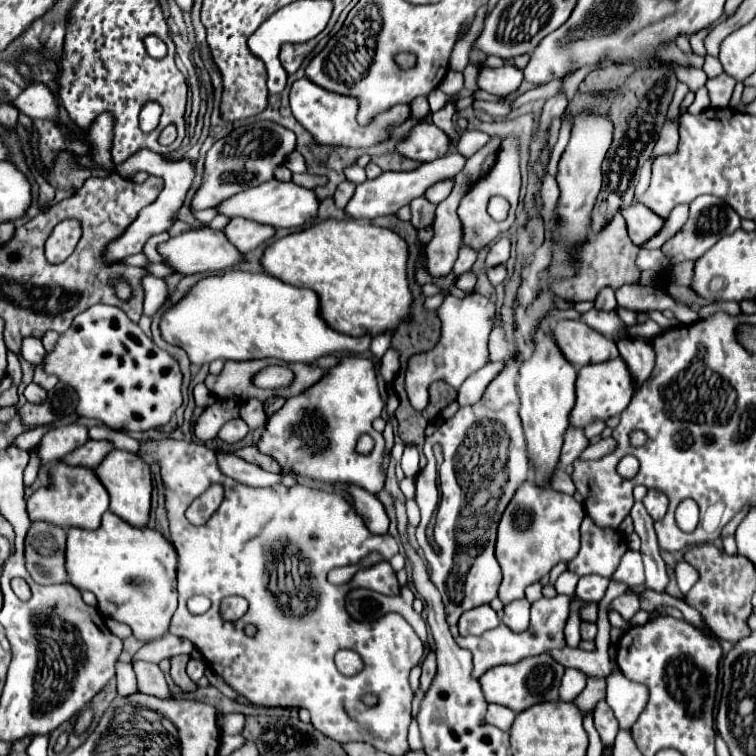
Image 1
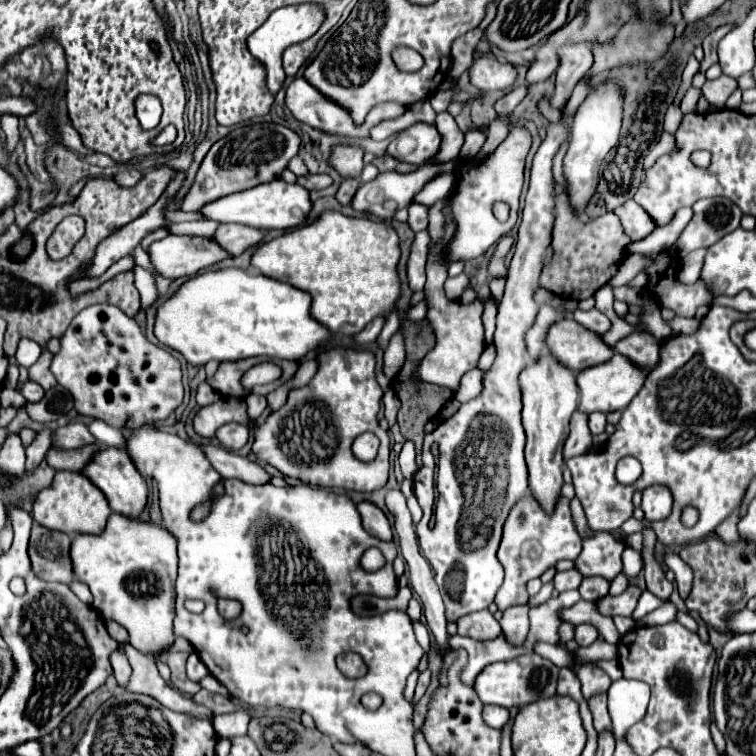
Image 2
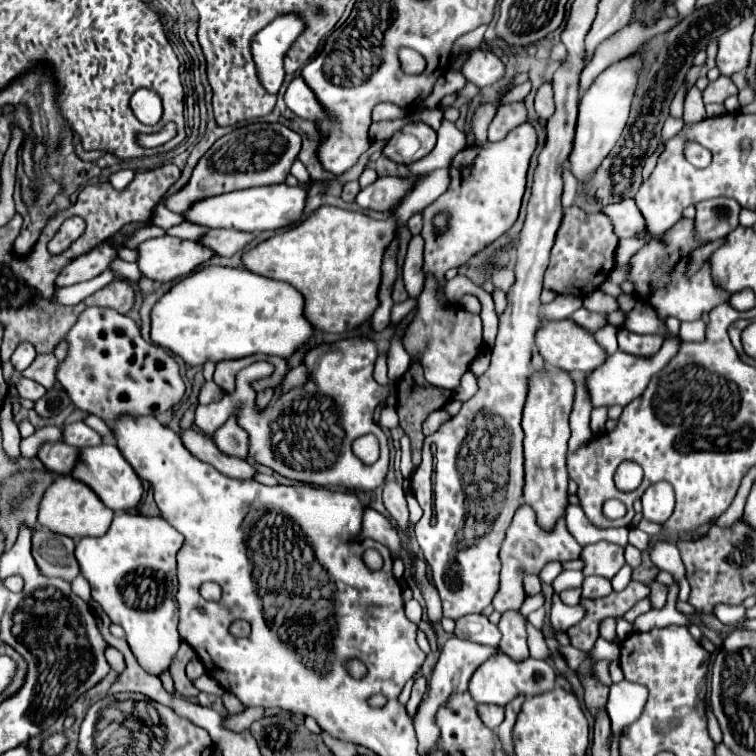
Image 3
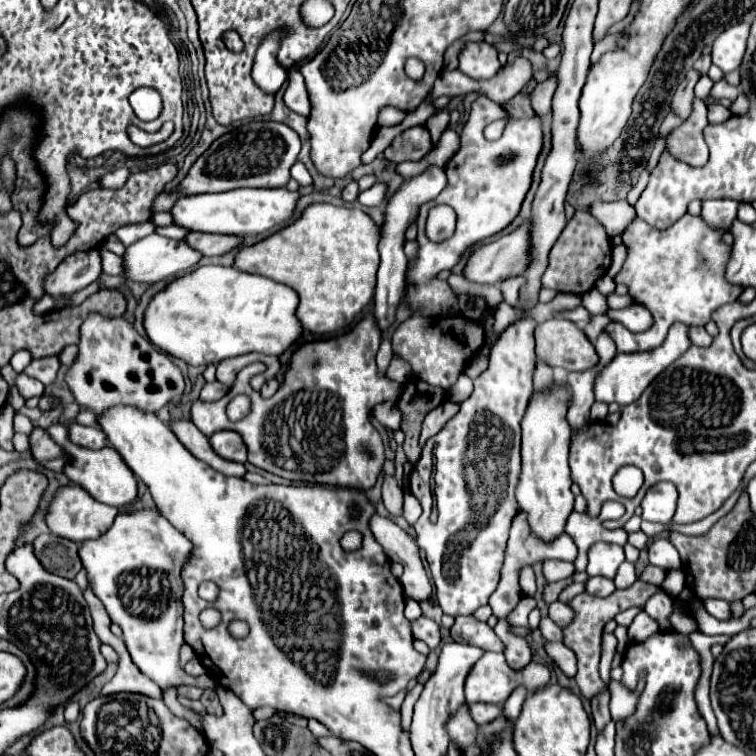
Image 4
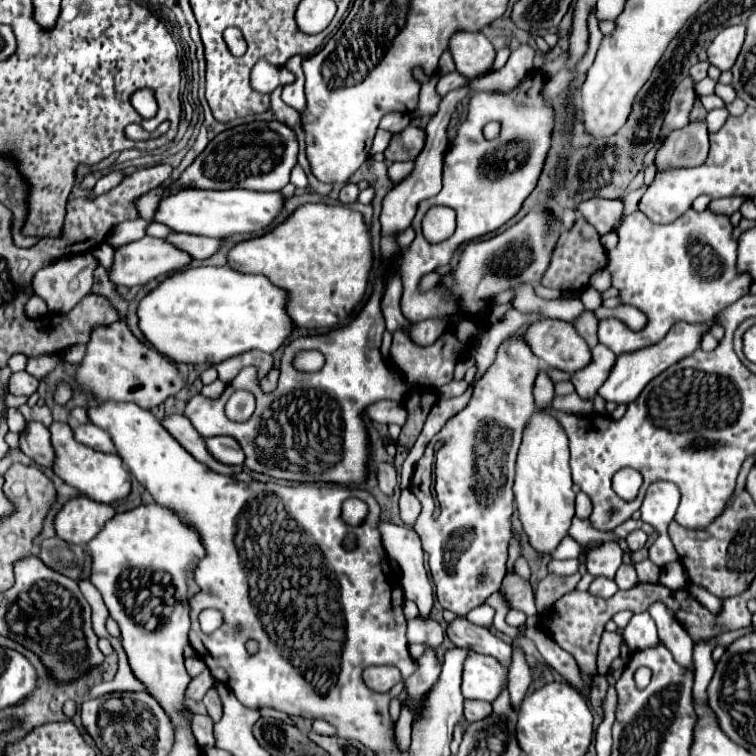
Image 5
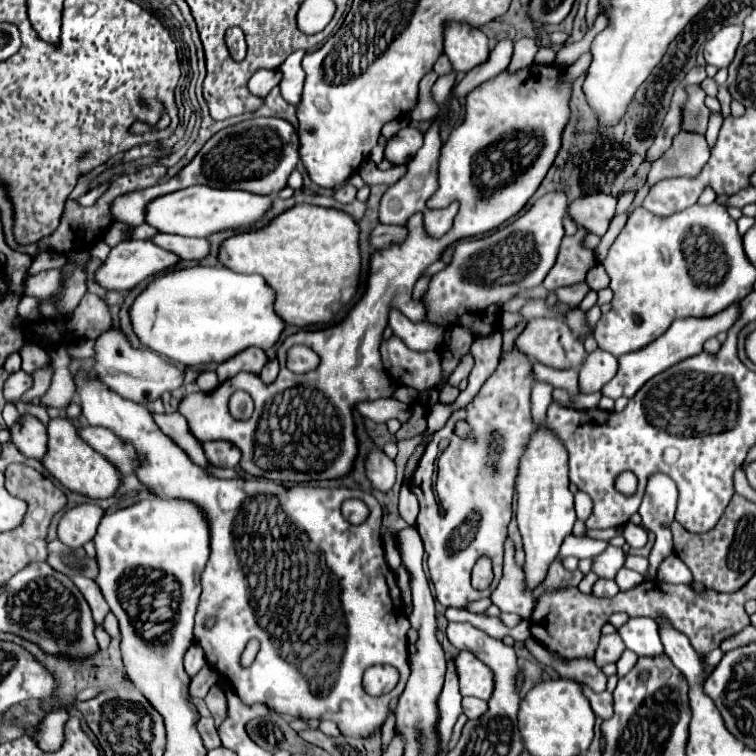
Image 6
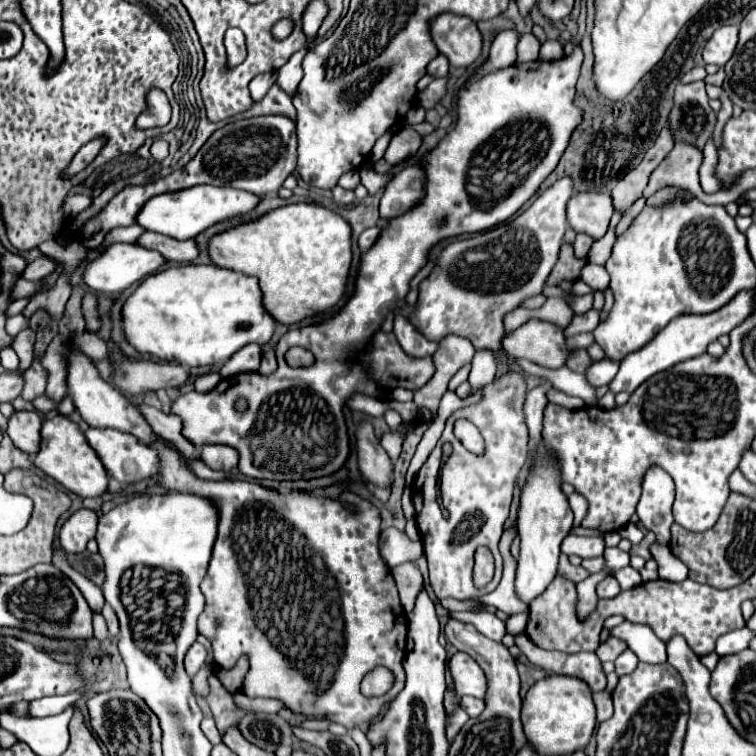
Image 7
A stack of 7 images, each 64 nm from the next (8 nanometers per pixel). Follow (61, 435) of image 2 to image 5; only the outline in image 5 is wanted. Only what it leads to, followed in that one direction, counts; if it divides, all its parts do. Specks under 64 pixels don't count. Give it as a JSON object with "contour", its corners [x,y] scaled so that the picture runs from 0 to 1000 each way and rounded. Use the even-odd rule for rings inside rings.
{"contour":[[[111,561],[111,563],[103,563],[98,566],[98,579],[111,587],[111,590],[119,590],[124,595],[132,595],[132,598],[153,598],[143,571],[138,571],[135,566],[124,563],[124,561]]]}

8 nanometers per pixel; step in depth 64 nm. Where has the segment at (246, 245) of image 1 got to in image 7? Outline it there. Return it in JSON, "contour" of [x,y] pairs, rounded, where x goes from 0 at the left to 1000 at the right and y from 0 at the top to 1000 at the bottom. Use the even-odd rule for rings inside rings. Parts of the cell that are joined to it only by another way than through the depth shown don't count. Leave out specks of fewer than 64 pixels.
{"contour":[[[190,307],[183,323],[209,331],[225,347],[257,347],[265,336],[259,317],[233,317],[217,310],[206,310],[206,307]]]}

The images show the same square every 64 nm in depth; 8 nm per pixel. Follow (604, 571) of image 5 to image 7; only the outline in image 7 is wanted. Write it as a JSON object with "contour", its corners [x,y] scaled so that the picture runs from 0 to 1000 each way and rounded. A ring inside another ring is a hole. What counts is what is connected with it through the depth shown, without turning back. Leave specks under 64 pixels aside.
{"contour":[[[802,725],[799,728],[799,754],[802,757],[817,757],[820,751],[831,749],[833,743],[833,733],[823,730],[820,725]]]}

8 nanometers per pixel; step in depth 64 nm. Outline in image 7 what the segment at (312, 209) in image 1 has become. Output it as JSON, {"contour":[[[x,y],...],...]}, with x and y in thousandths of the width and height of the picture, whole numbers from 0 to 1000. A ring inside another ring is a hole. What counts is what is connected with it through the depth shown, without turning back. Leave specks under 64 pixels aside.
{"contour":[[[254,246],[254,249],[243,249],[235,254],[222,254],[222,257],[198,262],[183,283],[183,296],[198,307],[220,310],[235,317],[249,317],[275,304],[283,296],[331,283],[341,270],[344,270],[344,262],[323,251],[288,249],[288,246]]]}

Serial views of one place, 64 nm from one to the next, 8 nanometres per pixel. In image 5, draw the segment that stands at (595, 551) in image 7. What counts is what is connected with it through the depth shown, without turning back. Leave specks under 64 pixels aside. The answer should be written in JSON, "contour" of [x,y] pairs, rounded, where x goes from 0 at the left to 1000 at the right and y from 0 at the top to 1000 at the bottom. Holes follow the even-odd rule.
{"contour":[[[746,709],[746,714],[738,720],[735,730],[730,730],[728,735],[735,738],[735,741],[751,741],[751,738],[765,738],[765,733],[767,733],[765,717],[754,709]]]}

